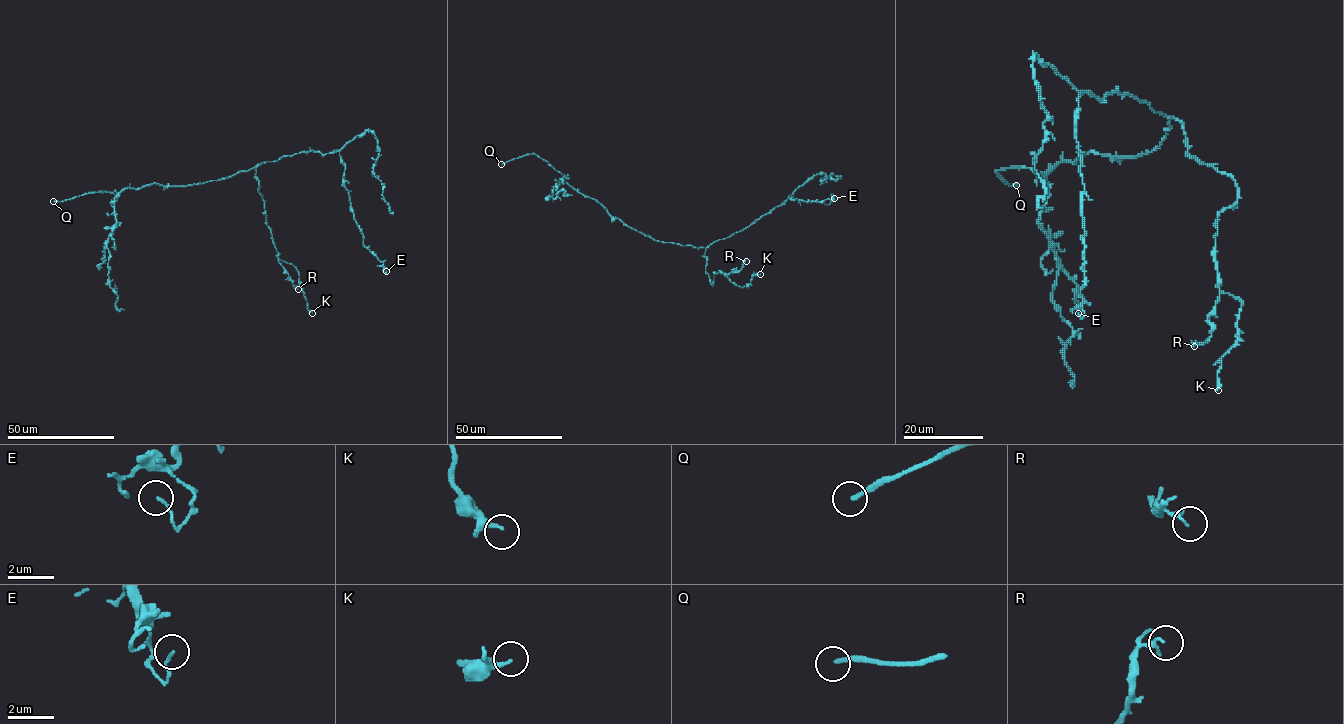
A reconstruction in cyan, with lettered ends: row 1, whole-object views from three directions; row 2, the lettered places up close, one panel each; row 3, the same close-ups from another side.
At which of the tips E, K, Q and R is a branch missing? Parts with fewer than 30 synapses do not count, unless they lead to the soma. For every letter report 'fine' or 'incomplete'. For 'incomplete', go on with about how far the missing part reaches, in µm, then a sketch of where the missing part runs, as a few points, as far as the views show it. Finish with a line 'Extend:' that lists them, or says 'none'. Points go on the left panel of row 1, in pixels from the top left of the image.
E: fine
K: fine
Q: incomplete | 25 µm | (53, 201), (38, 198), (15, 208)
R: fine
Extend: Q

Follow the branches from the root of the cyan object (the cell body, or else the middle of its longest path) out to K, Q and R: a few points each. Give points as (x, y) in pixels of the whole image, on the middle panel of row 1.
K: (679, 244), (706, 249), (705, 271), (712, 285), (714, 273), (718, 272), (742, 287), (753, 275), (760, 274)
Q: (679, 244), (655, 240), (614, 218), (595, 200), (574, 190), (560, 172), (534, 154), (501, 164)
R: (679, 244), (706, 249), (705, 271), (712, 285), (714, 273), (740, 270), (746, 261)

